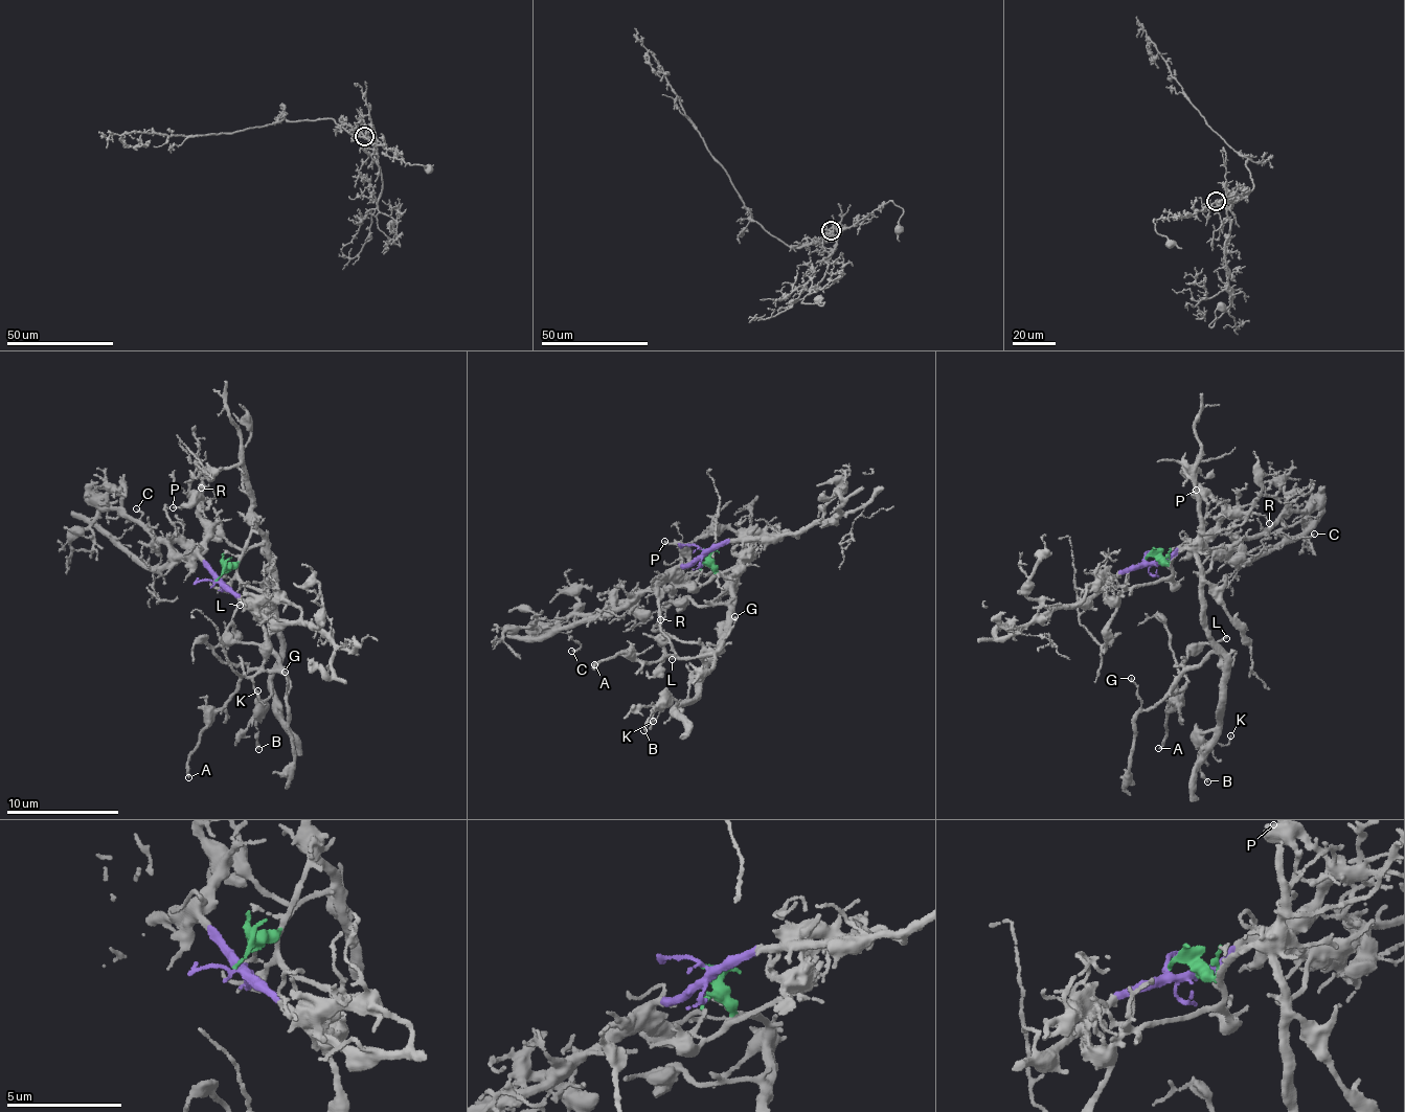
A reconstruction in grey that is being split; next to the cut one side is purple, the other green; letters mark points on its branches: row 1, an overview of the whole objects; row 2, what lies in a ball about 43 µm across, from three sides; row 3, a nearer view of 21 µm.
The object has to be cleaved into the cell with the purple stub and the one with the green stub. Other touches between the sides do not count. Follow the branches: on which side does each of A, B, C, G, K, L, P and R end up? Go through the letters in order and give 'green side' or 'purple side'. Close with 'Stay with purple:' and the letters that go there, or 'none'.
A: green side
B: green side
C: purple side
G: green side
K: green side
L: green side
P: purple side
R: purple side
Stay with purple: C, P, R

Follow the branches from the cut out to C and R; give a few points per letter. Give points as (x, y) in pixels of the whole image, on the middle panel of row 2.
C: (699, 549), (601, 619), (584, 616), (561, 625), (568, 623), (568, 637), (580, 644), (571, 651)
R: (699, 549), (678, 567), (682, 580), (670, 583), (669, 606), (659, 619)

